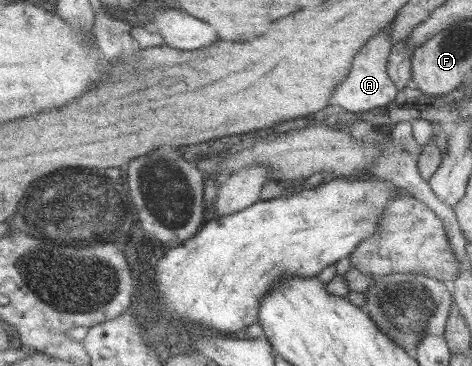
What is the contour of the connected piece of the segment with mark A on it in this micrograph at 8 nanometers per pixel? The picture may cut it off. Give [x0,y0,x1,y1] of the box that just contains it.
[335,22,400,112]

